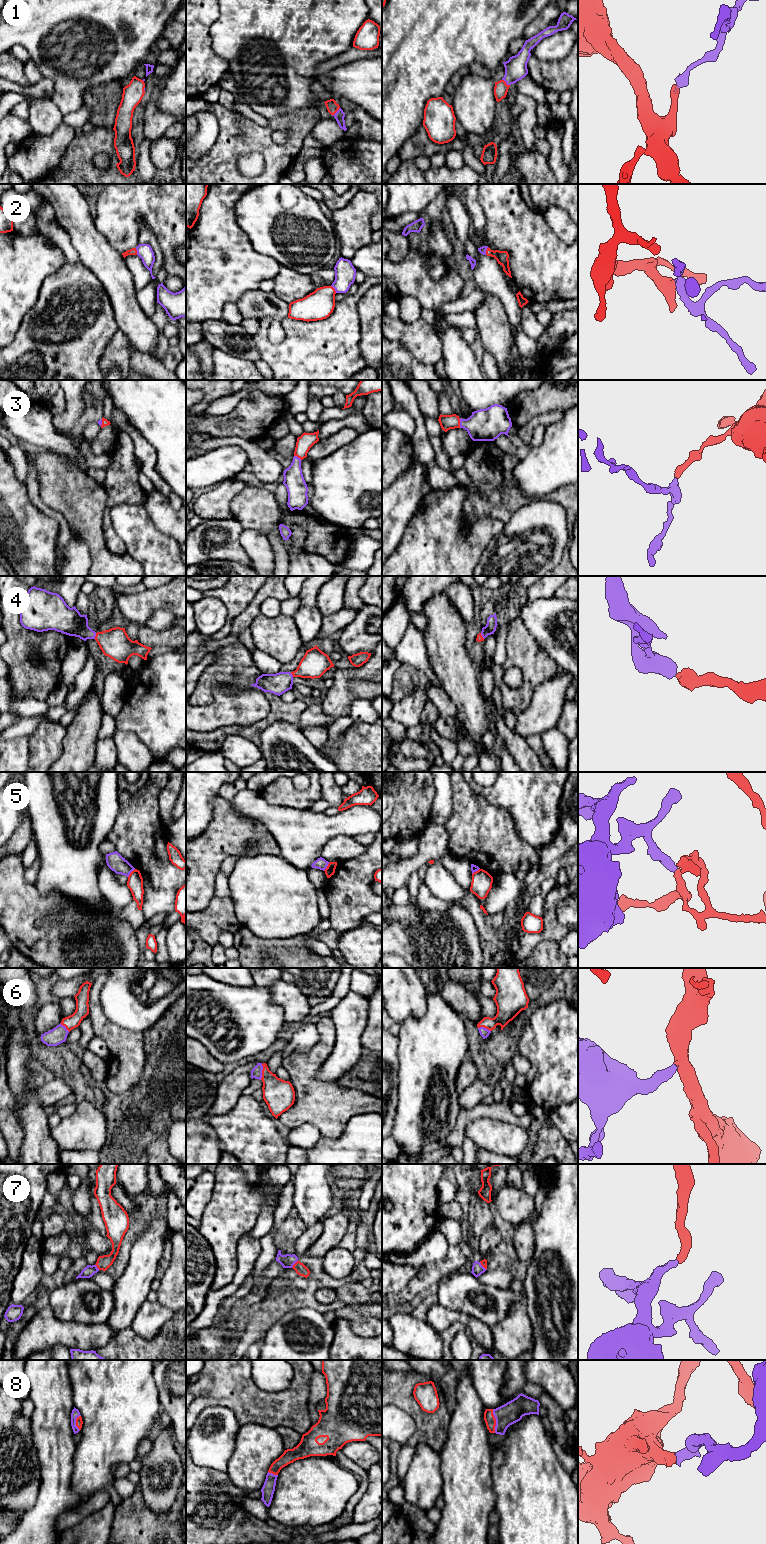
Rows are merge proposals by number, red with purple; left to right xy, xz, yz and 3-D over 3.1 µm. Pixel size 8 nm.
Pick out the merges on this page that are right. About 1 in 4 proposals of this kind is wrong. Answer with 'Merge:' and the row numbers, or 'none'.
Merge: 1, 2, 3, 4, 6, 7, 8

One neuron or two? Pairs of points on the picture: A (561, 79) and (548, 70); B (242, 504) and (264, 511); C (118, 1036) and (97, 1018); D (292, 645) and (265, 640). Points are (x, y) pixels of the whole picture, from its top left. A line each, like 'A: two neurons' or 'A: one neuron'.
A: one neuron
B: one neuron
C: one neuron
D: one neuron

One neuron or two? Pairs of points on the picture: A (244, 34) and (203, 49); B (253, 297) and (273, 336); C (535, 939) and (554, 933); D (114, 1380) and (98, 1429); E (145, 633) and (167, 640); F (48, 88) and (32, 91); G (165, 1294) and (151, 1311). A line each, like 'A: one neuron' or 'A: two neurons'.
A: two neurons
B: one neuron
C: one neuron
D: one neuron
E: one neuron
F: one neuron
G: two neurons

